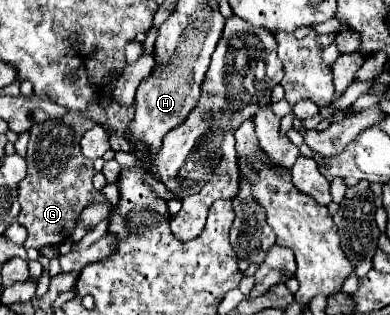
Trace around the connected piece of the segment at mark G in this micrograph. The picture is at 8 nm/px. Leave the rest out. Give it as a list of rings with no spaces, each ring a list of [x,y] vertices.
[[[69,112],[63,118],[47,120],[31,128],[29,148],[27,148],[27,176],[19,184],[19,204],[21,212],[17,222],[27,228],[25,248],[57,246],[71,236],[75,222],[81,210],[91,202],[107,202],[101,192],[93,186],[93,160],[81,154],[81,136],[85,130],[93,128],[95,122],[89,122],[83,114]]]

